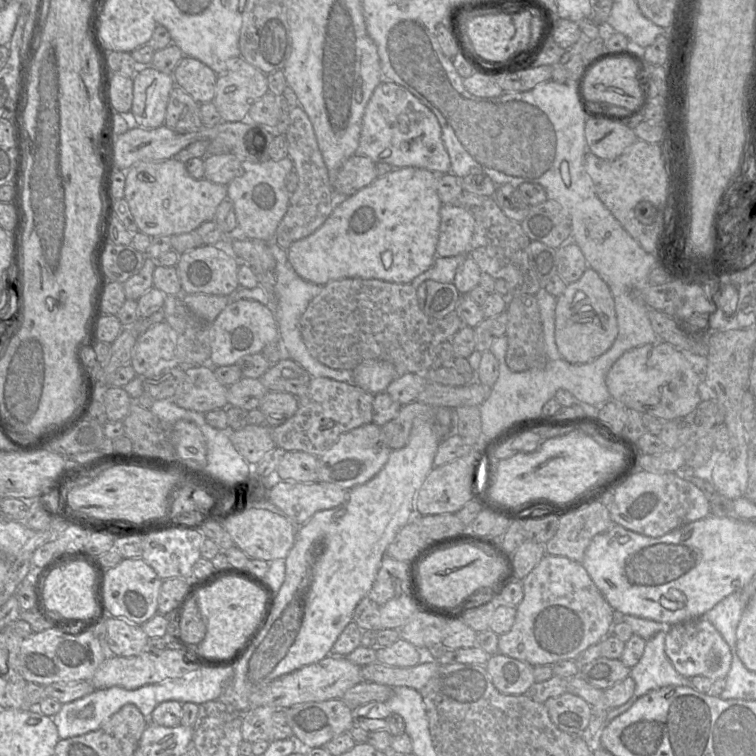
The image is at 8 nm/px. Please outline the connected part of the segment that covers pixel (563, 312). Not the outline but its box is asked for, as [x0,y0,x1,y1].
[555,267,618,364]

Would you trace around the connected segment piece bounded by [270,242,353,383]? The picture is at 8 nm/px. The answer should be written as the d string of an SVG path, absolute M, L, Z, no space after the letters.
M275 242L270 243L270 248L276 260L274 273L277 279L278 300L275 307L275 319L280 339L287 349L289 358L301 365L312 378L326 377L340 382L353 383L352 371L333 369L320 363L309 353L302 338L300 319L309 303L320 293L322 286L306 281L296 273L288 260L287 250Z

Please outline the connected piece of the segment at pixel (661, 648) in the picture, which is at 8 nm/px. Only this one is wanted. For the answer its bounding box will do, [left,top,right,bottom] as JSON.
[606,631,690,724]

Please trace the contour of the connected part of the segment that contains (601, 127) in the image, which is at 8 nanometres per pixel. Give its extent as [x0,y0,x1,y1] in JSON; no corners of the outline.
[585,118,637,160]

